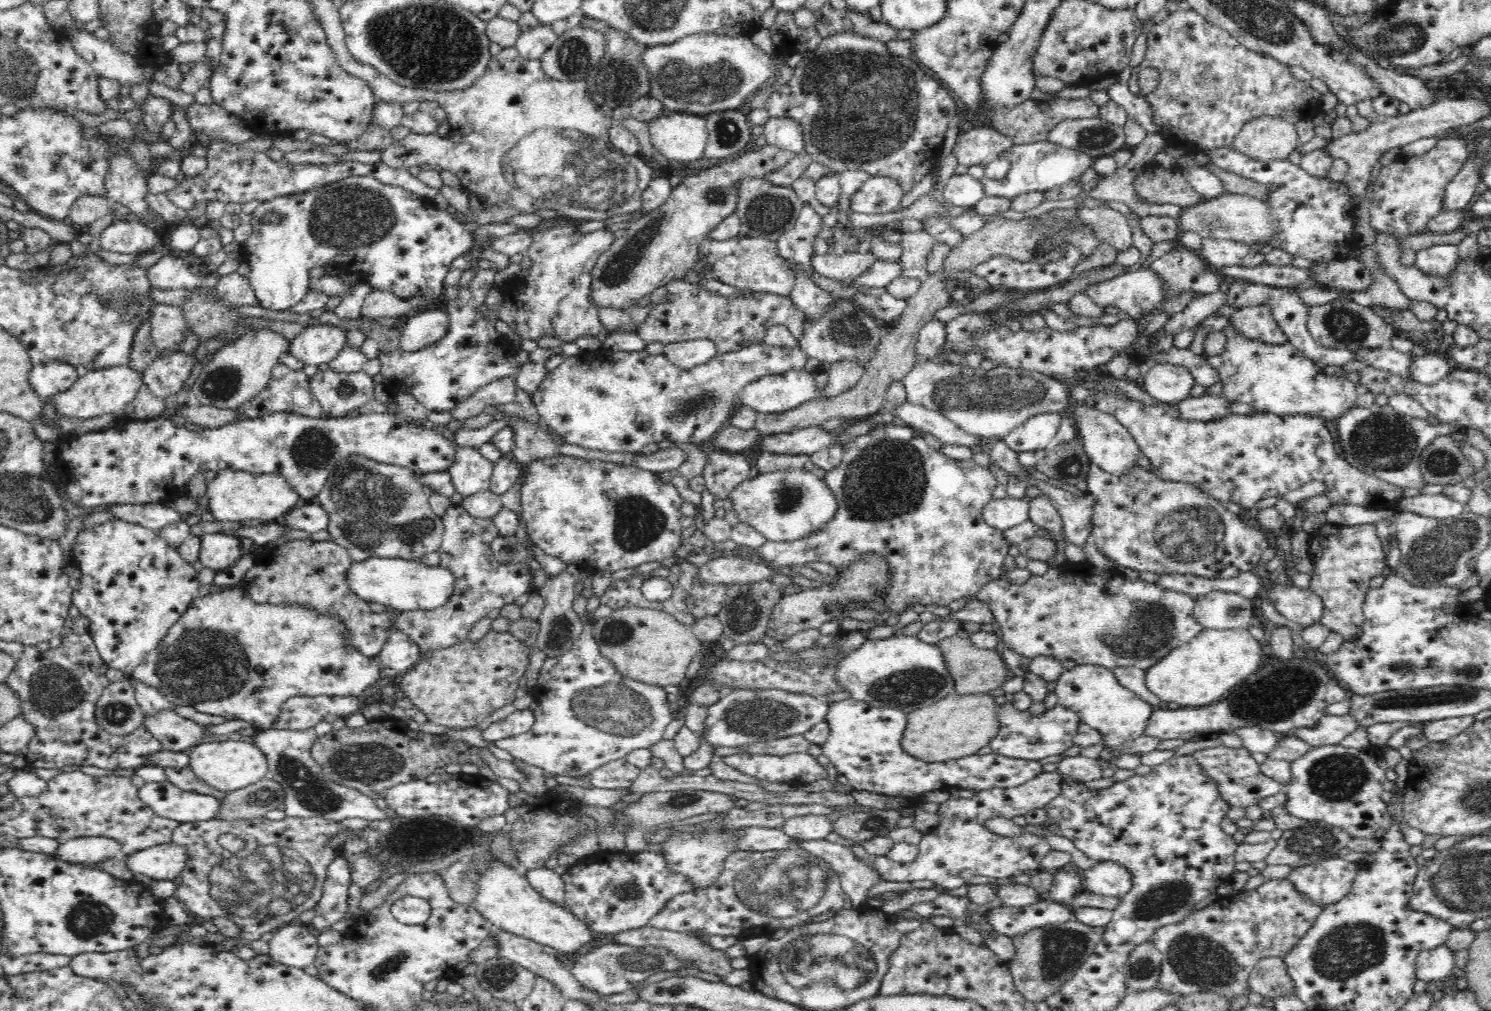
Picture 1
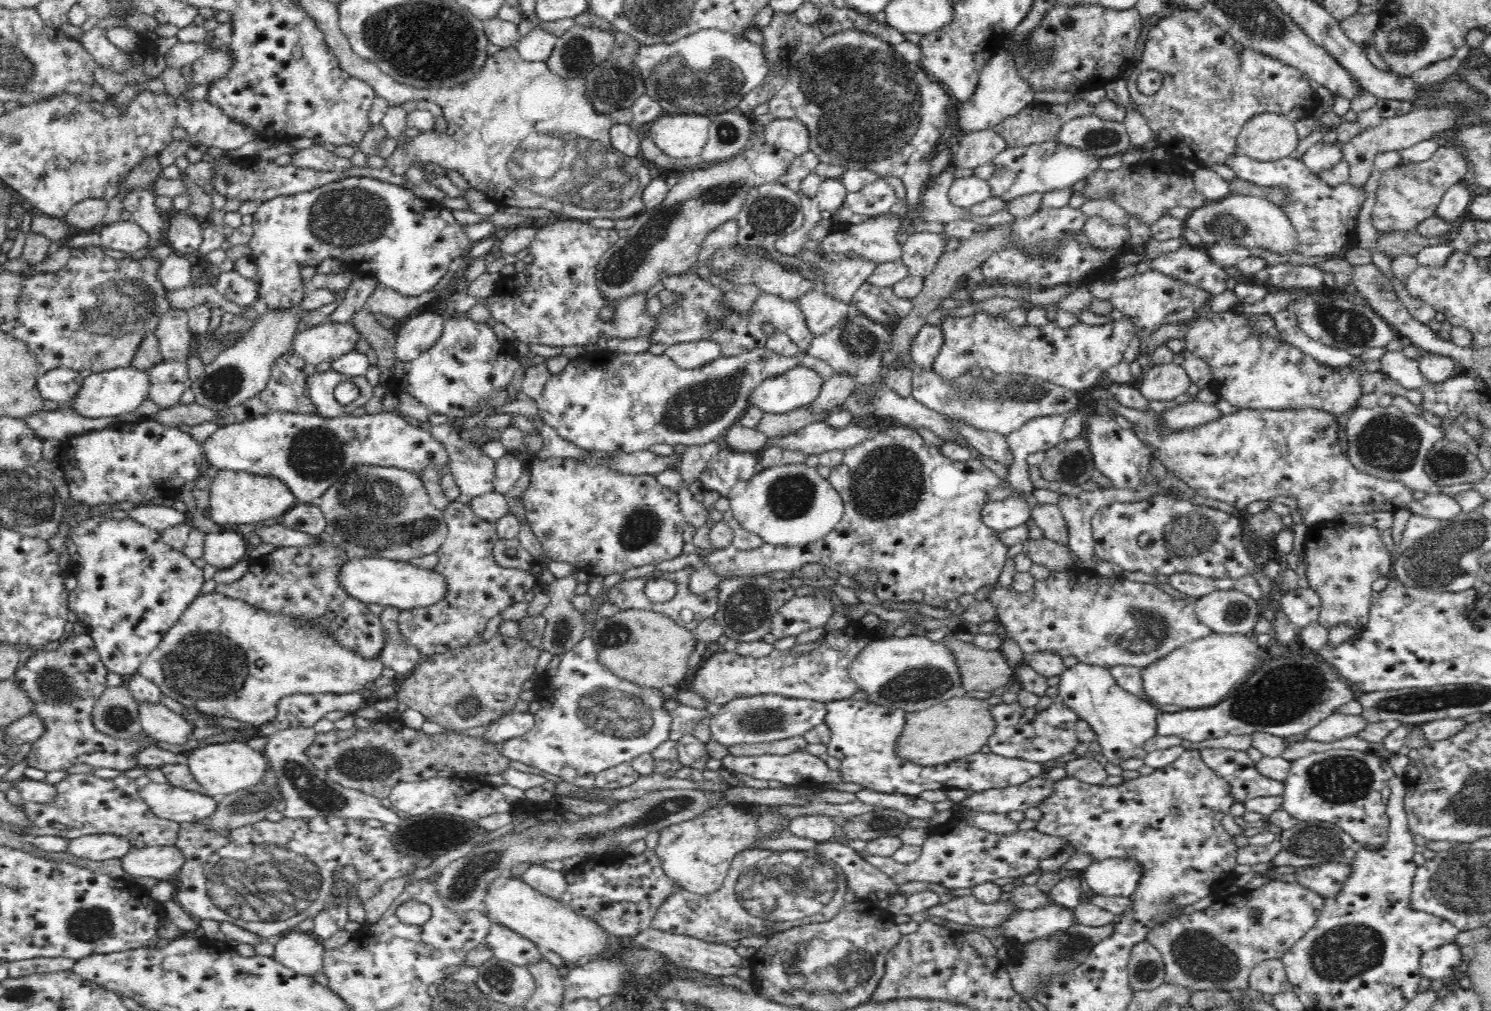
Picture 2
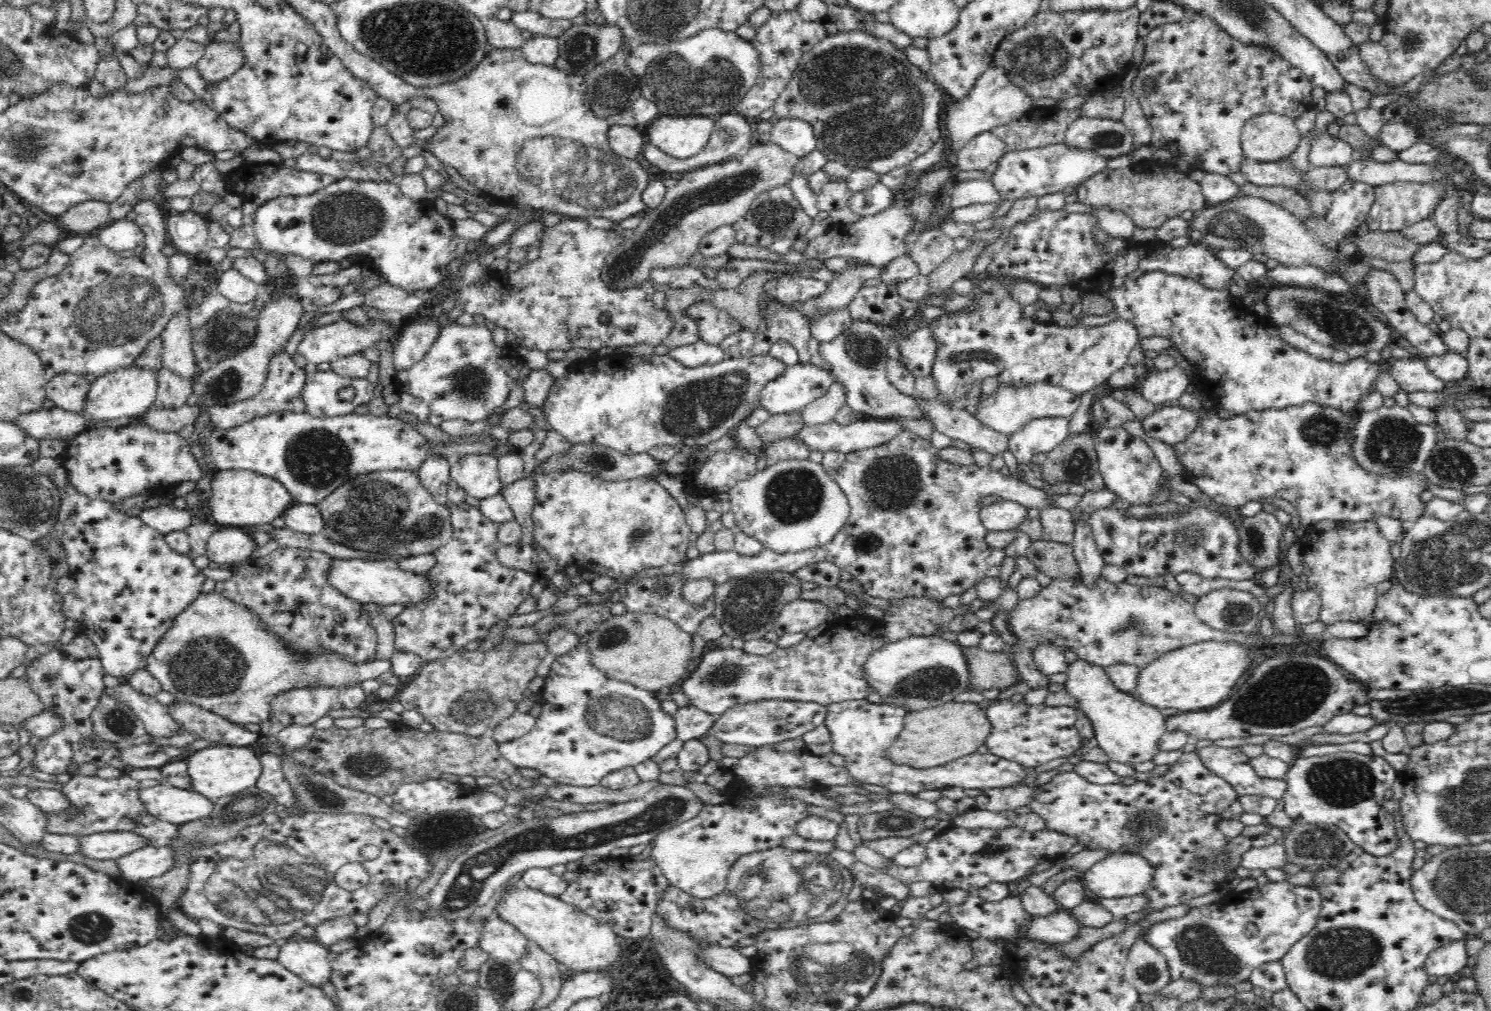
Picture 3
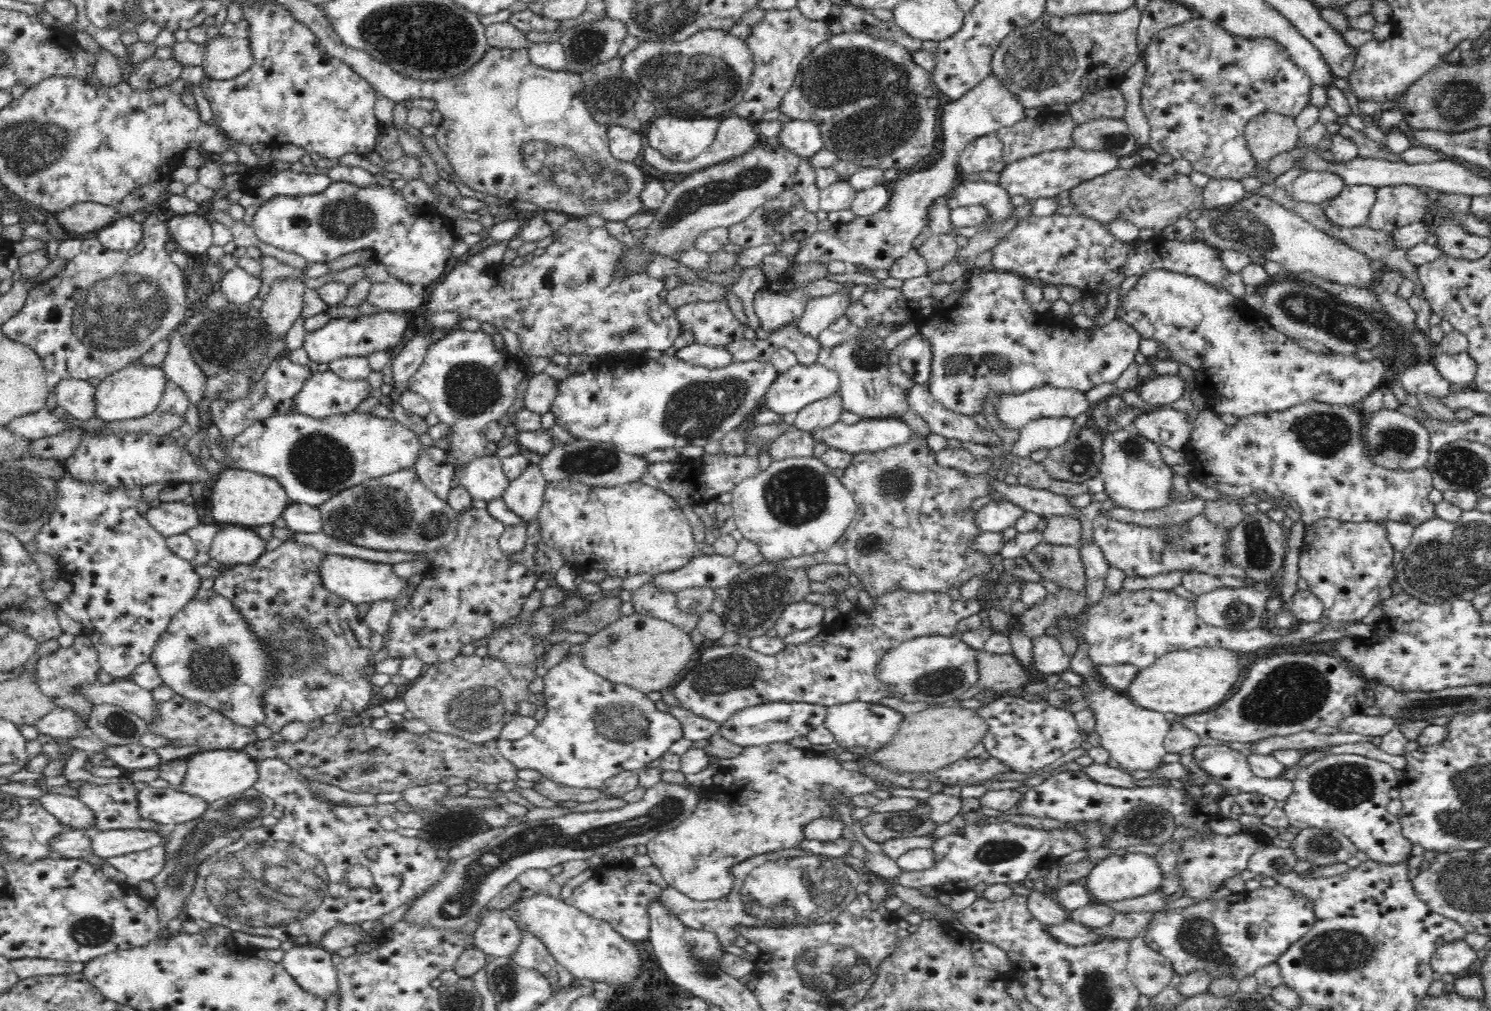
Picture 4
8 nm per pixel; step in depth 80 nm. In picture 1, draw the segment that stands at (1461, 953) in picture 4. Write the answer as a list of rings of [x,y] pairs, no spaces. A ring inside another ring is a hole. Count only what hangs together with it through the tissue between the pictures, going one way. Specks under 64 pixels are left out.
[[[1443,945],[1432,950],[1424,950],[1420,952],[1414,968],[1416,979],[1427,983],[1441,983],[1441,980],[1457,971],[1455,954]]]

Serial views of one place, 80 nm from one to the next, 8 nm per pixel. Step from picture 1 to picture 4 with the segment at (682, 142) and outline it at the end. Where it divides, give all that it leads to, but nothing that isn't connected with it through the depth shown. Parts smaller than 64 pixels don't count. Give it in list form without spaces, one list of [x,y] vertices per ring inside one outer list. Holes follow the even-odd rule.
[[[657,116],[645,127],[647,145],[674,161],[687,161],[704,152],[714,140],[722,116],[695,119]]]

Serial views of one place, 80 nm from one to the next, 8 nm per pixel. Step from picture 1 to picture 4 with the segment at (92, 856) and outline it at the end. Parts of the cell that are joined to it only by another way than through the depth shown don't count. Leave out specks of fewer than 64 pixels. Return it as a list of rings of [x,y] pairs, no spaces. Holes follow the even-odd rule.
[[[108,830],[91,836],[90,850],[92,856],[106,859],[140,852],[160,845],[159,842],[157,834],[147,833],[144,830]]]

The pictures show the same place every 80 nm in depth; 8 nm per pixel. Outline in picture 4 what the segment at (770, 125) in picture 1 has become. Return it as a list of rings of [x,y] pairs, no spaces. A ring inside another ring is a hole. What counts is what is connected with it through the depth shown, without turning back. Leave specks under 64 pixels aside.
[[[791,119],[784,122],[776,138],[786,150],[808,159],[823,148],[819,126],[814,121]]]

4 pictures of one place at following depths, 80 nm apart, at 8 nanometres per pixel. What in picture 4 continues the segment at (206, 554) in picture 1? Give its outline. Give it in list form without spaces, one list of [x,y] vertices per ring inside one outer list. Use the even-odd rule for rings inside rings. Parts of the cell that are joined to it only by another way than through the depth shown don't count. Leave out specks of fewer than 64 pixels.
[[[243,525],[221,526],[211,542],[210,558],[234,565],[255,563],[264,552],[266,541],[258,533]]]

